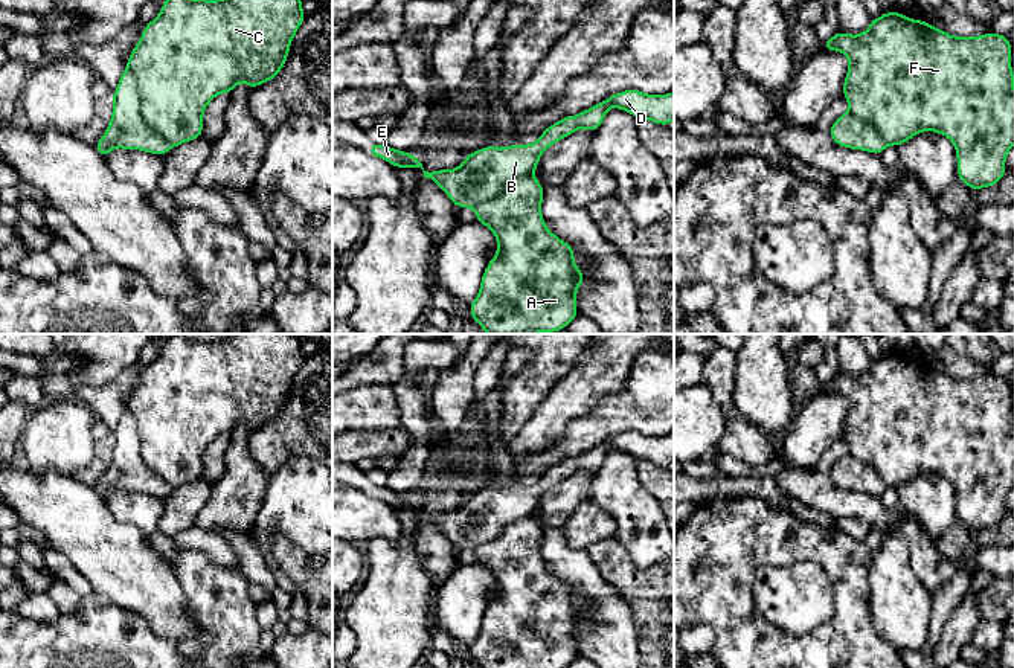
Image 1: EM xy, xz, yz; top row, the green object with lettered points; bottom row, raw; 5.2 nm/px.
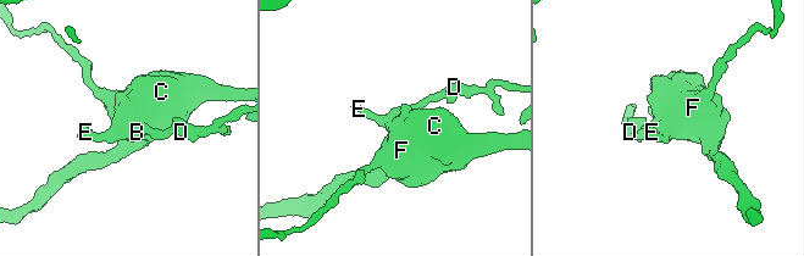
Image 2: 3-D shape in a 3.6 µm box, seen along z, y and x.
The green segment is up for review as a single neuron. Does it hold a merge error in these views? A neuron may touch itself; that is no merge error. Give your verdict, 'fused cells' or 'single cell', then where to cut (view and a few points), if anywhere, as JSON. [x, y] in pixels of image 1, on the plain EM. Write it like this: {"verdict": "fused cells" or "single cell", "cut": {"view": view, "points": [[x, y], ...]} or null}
{"verdict": "fused cells", "cut": {"view": "xy", "points": [[127, 409], [134, 420], [141, 459], [171, 488]]}}

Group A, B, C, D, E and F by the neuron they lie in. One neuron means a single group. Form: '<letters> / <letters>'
A C F / B D E

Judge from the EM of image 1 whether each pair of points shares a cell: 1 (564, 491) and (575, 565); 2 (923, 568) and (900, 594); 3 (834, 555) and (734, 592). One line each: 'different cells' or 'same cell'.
1: different cells
2: different cells
3: same cell

